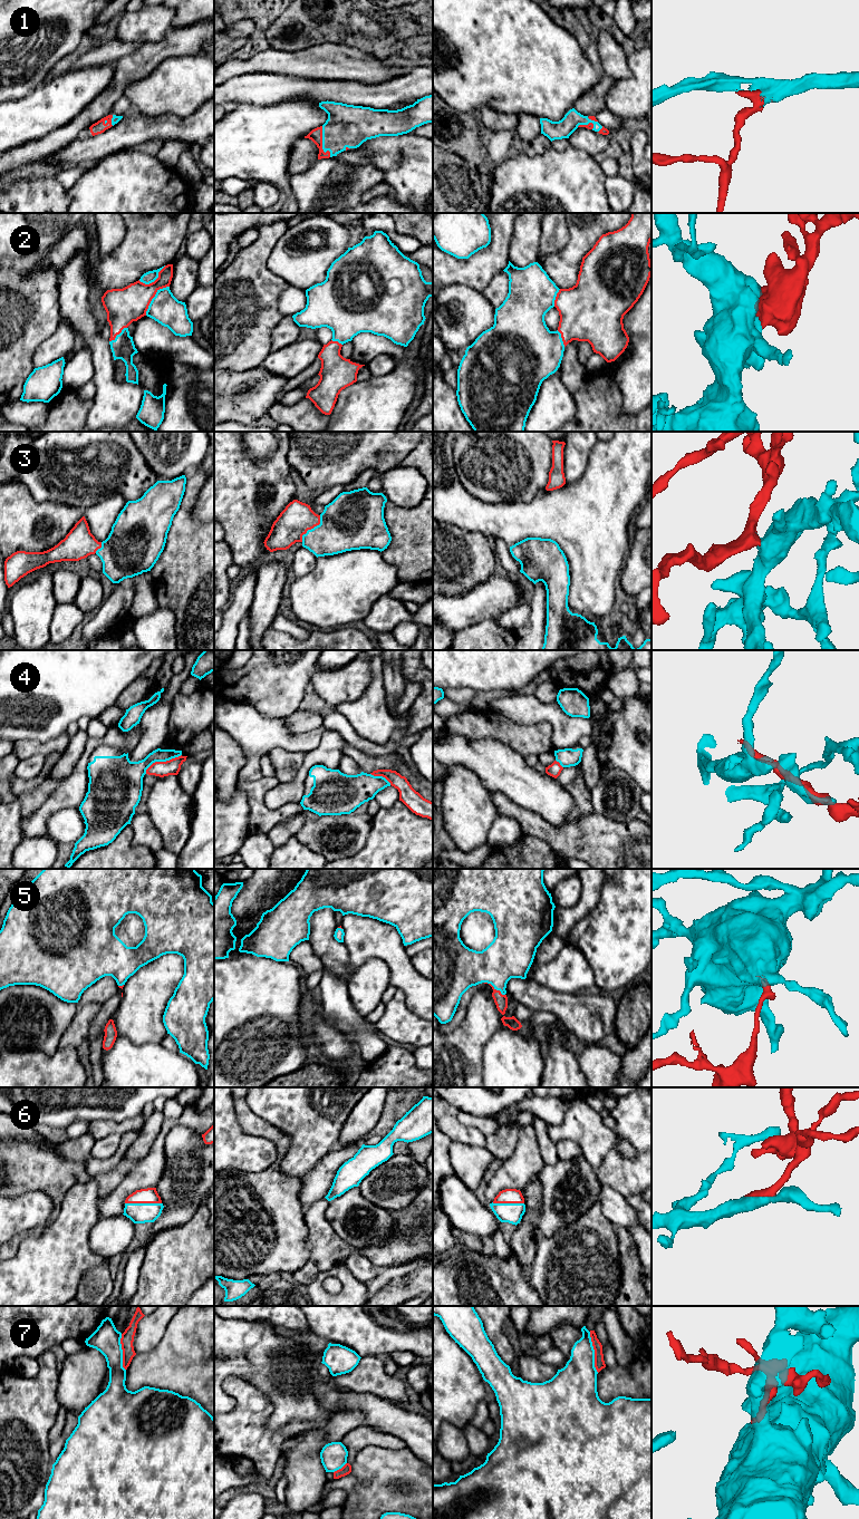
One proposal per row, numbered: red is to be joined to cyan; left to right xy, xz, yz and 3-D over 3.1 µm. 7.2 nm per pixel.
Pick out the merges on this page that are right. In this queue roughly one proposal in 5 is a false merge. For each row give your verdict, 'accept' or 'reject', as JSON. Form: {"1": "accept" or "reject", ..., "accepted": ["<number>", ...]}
{"1": "accept", "2": "accept", "3": "accept", "4": "reject", "5": "accept", "6": "accept", "7": "reject", "accepted": ["1", "2", "3", "5", "6"]}

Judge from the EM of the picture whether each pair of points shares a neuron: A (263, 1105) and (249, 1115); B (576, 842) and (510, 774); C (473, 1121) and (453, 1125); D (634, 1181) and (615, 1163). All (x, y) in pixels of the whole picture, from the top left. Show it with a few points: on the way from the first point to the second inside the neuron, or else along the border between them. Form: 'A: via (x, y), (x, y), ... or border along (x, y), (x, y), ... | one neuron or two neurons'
A: border along (245, 1099), (245, 1102), (258, 1115), (277, 1126) | two neurons
B: border along (536, 813), (553, 825), (560, 825), (568, 820) | two neurons
C: border along (455, 1115), (462, 1123), (476, 1128), (485, 1135) | two neurons
D: via (629, 1177), (619, 1168) | one neuron

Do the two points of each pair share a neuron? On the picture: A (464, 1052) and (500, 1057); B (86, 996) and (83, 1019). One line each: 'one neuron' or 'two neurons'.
A: two neurons
B: two neurons

